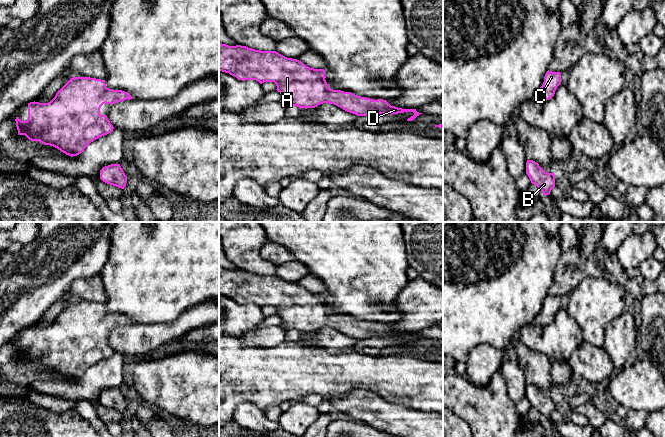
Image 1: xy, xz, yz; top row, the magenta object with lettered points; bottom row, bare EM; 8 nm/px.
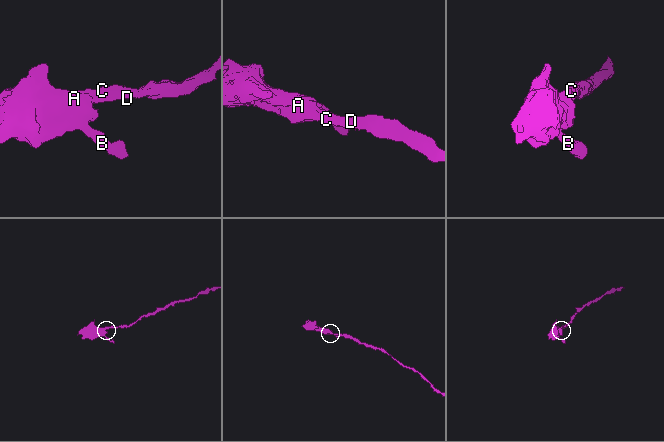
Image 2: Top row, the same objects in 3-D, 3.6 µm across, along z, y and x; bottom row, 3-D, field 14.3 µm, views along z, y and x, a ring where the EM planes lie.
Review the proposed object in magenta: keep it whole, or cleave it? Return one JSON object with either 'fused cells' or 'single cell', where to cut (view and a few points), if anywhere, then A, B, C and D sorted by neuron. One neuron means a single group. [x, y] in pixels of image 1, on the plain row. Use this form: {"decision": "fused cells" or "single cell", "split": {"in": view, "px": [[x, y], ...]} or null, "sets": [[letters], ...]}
{"decision": "single cell", "split": null, "sets": [["A", "B", "C", "D"]]}

